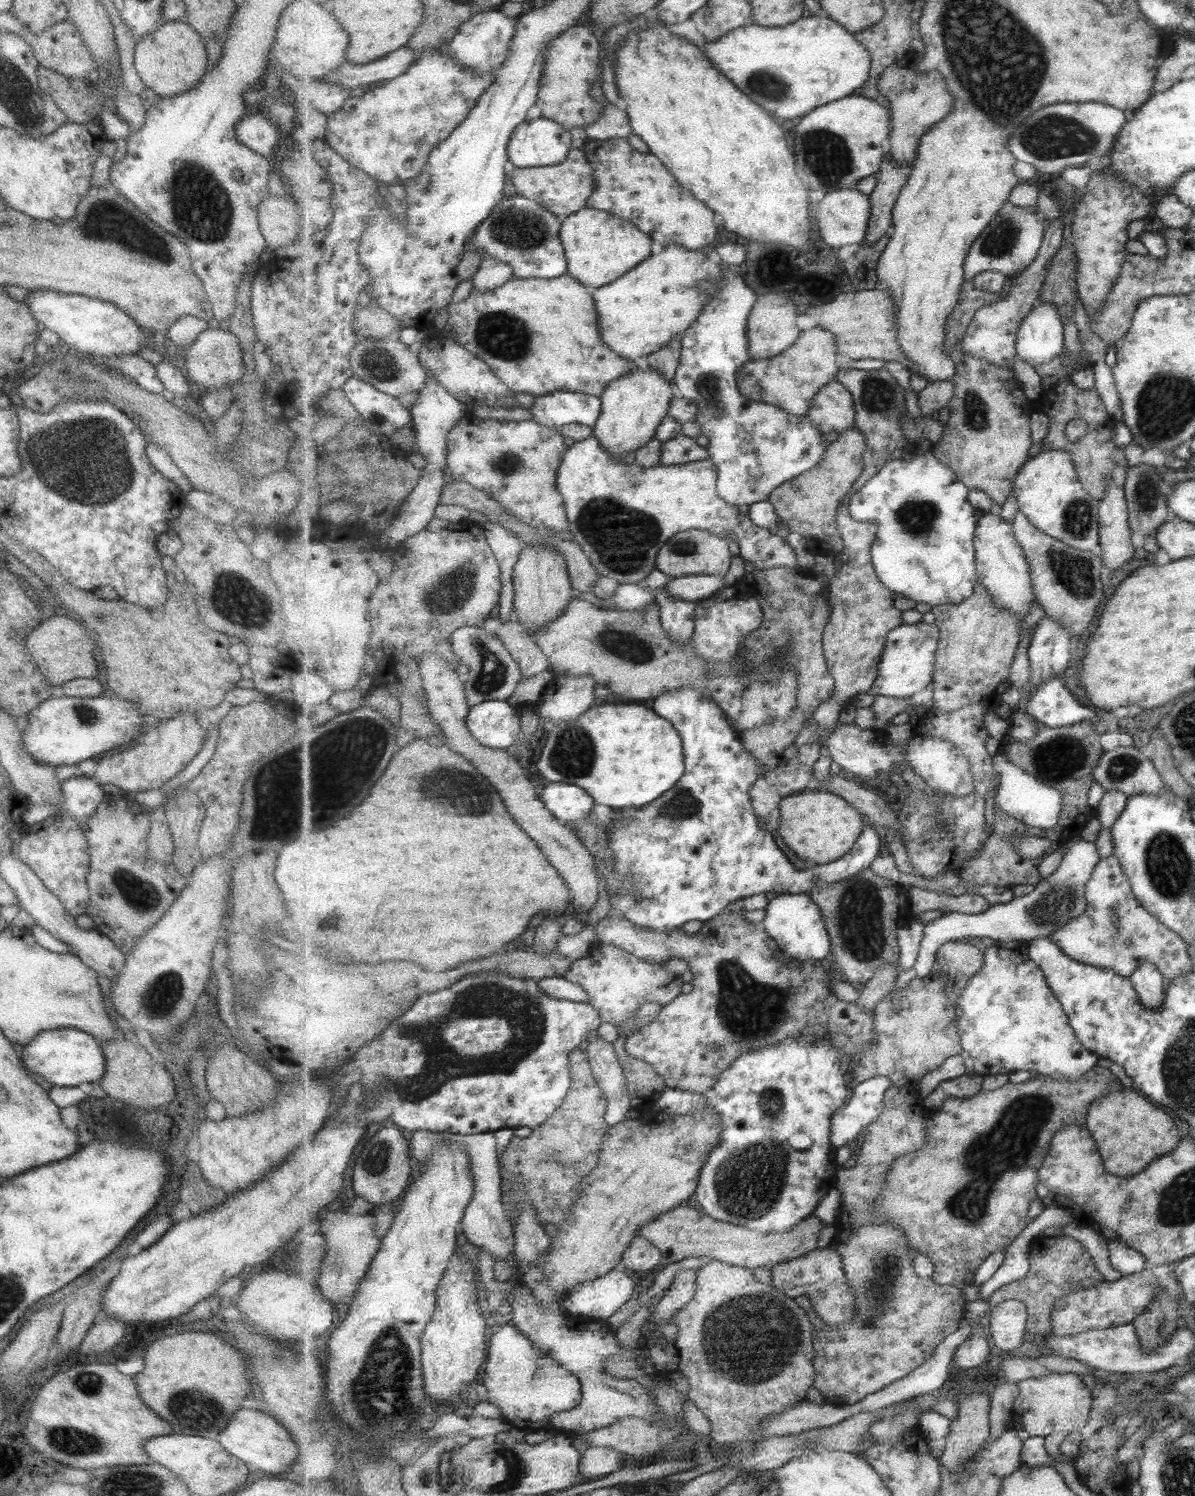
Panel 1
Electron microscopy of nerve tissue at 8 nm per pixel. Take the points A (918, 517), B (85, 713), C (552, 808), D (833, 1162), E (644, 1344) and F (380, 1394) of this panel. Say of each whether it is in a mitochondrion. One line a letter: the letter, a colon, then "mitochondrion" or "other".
A: mitochondrion
B: mitochondrion
C: other
D: other
E: other
F: mitochondrion

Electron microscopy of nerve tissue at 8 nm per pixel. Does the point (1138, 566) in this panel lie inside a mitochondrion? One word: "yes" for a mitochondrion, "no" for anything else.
no

